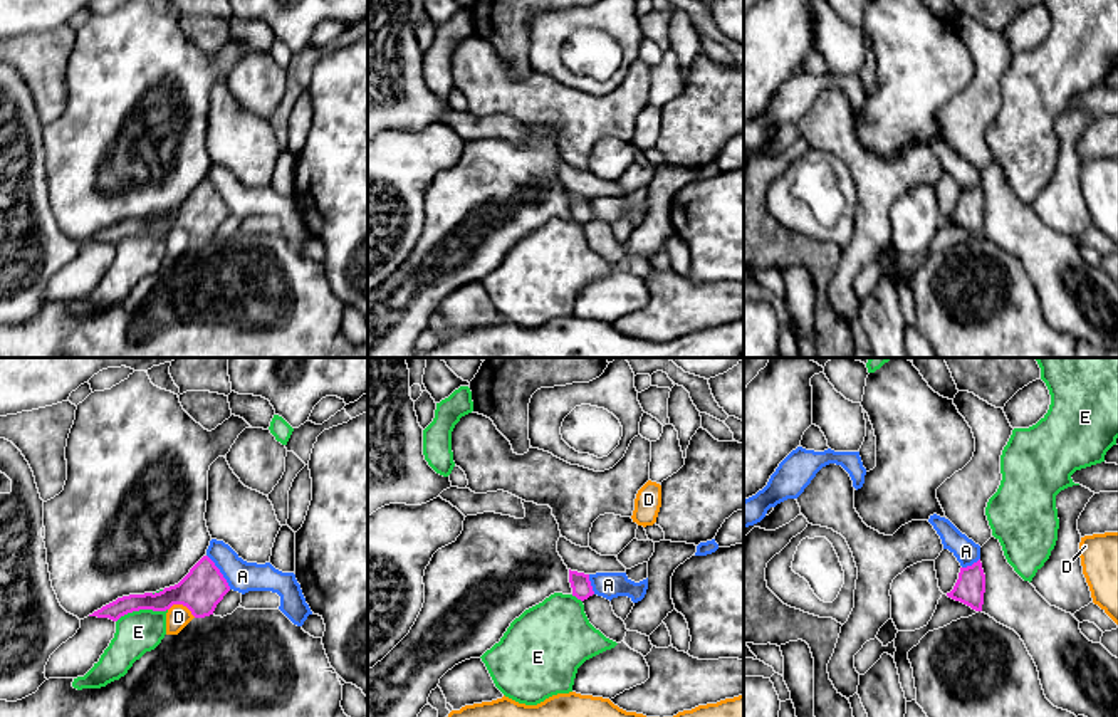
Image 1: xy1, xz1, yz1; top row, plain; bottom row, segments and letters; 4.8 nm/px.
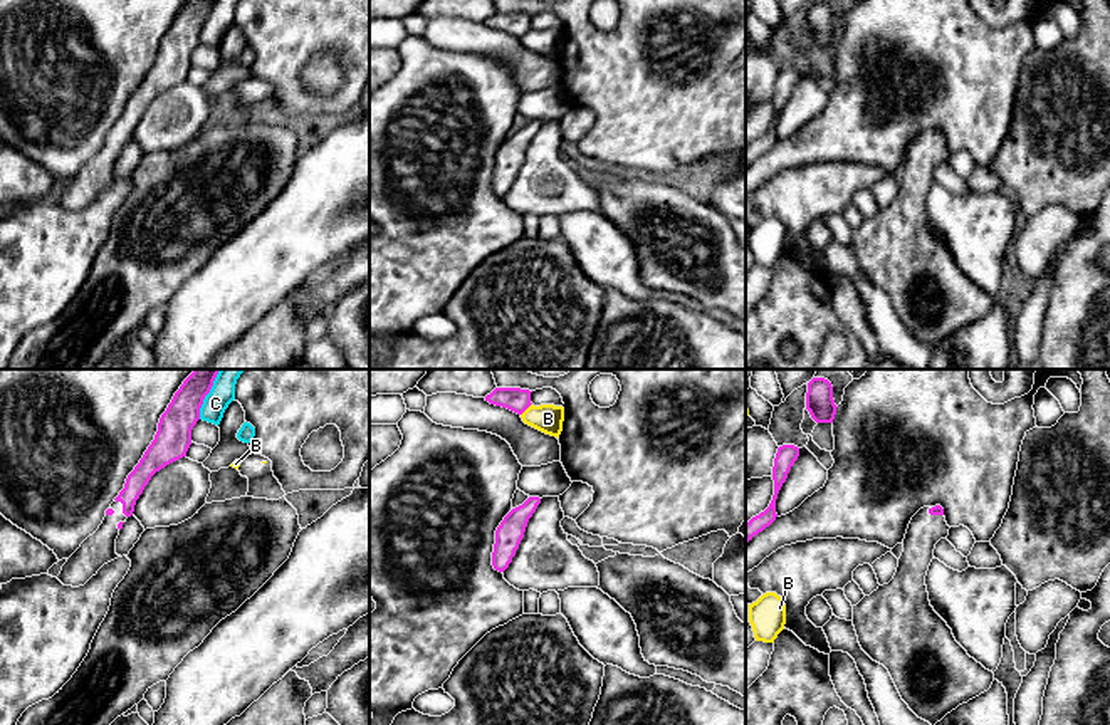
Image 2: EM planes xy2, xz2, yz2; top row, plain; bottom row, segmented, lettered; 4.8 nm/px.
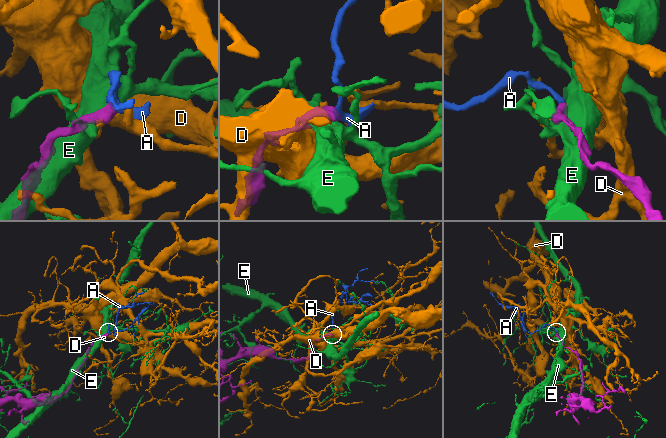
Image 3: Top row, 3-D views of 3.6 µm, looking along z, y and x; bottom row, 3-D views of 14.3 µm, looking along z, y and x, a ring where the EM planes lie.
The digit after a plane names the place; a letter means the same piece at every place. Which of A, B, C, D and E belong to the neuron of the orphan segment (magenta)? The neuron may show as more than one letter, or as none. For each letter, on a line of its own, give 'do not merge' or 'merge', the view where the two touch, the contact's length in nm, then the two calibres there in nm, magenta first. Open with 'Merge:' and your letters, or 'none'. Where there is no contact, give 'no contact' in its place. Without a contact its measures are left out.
Merge: none
A: do not merge; meets magenta in xy1; contact 200 nm long; 200 nm thick on the magenta side, 150 nm on the other
B: do not merge; meets magenta in xz2; contact 80 nm long; 120 nm thick on the magenta side, 140 nm on the other
C: do not merge; meets magenta in xy2; contact 260 nm long; 160 nm thick on the magenta side, 120 nm on the other
D: do not merge; meets magenta in xy1; contact 140 nm long; 200 nm thick on the magenta side, 110 nm on the other
E: do not merge; meets magenta in xy1; contact 260 nm long; 150 nm thick on the magenta side, 200 nm on the other

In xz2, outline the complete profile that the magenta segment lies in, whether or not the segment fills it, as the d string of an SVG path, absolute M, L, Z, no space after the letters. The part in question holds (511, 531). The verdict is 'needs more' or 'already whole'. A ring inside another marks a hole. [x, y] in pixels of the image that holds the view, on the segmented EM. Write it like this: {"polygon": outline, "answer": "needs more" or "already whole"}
{"polygon": "M529 497L522 505L512 509L497 527L492 552L492 566L495 571L504 572L512 562L524 537L527 522L539 503L539 497Z", "answer": "already whole"}

